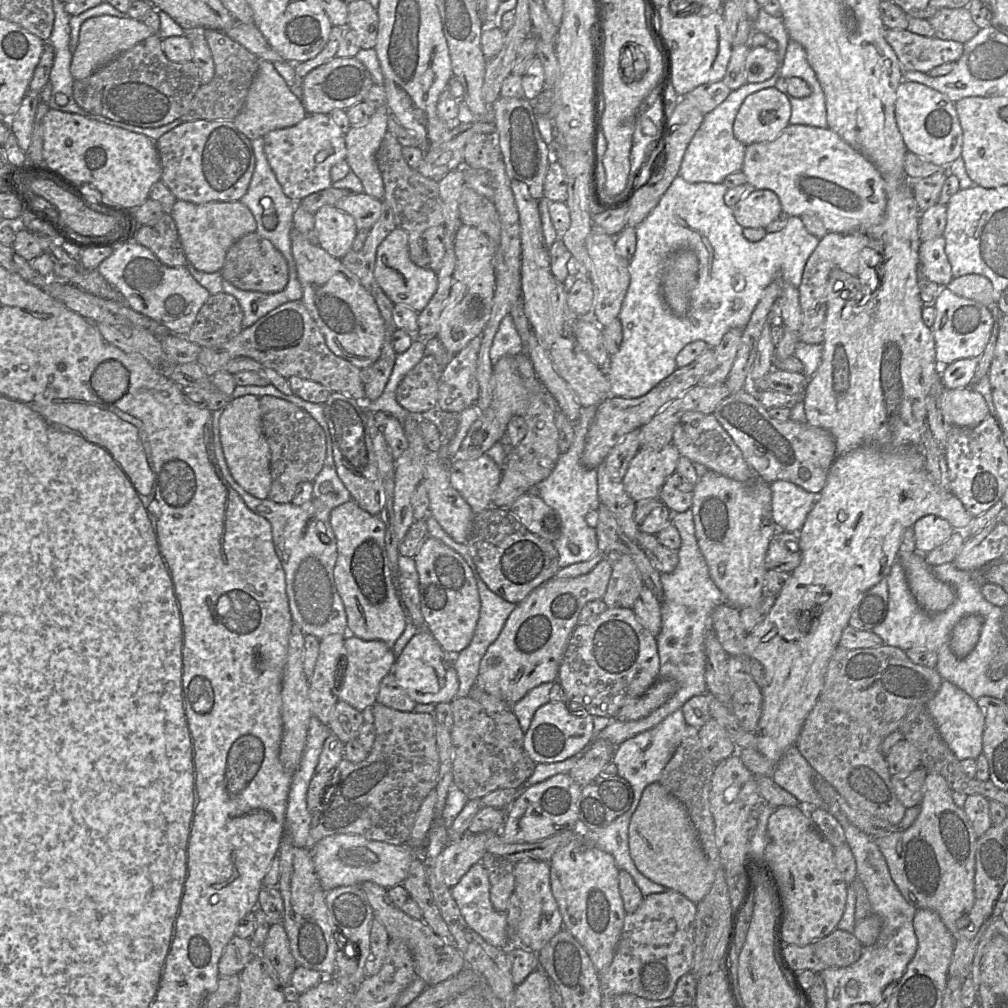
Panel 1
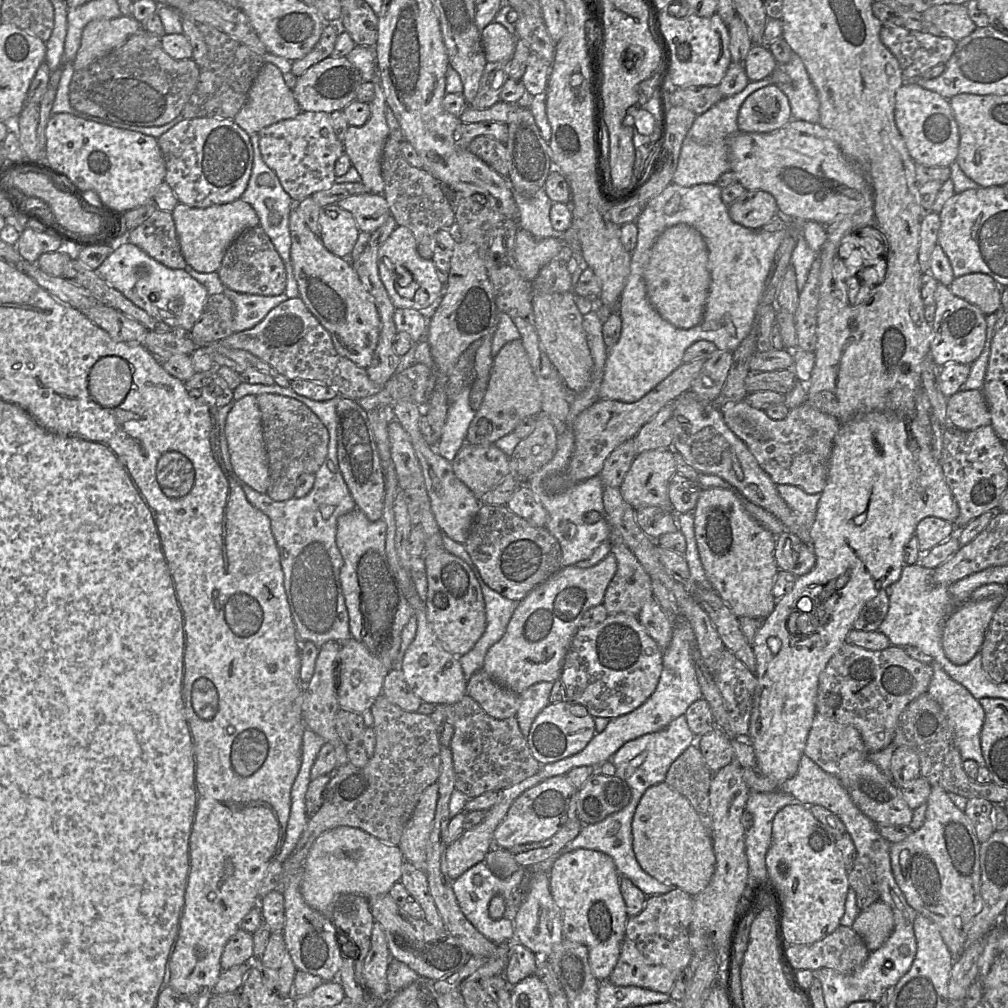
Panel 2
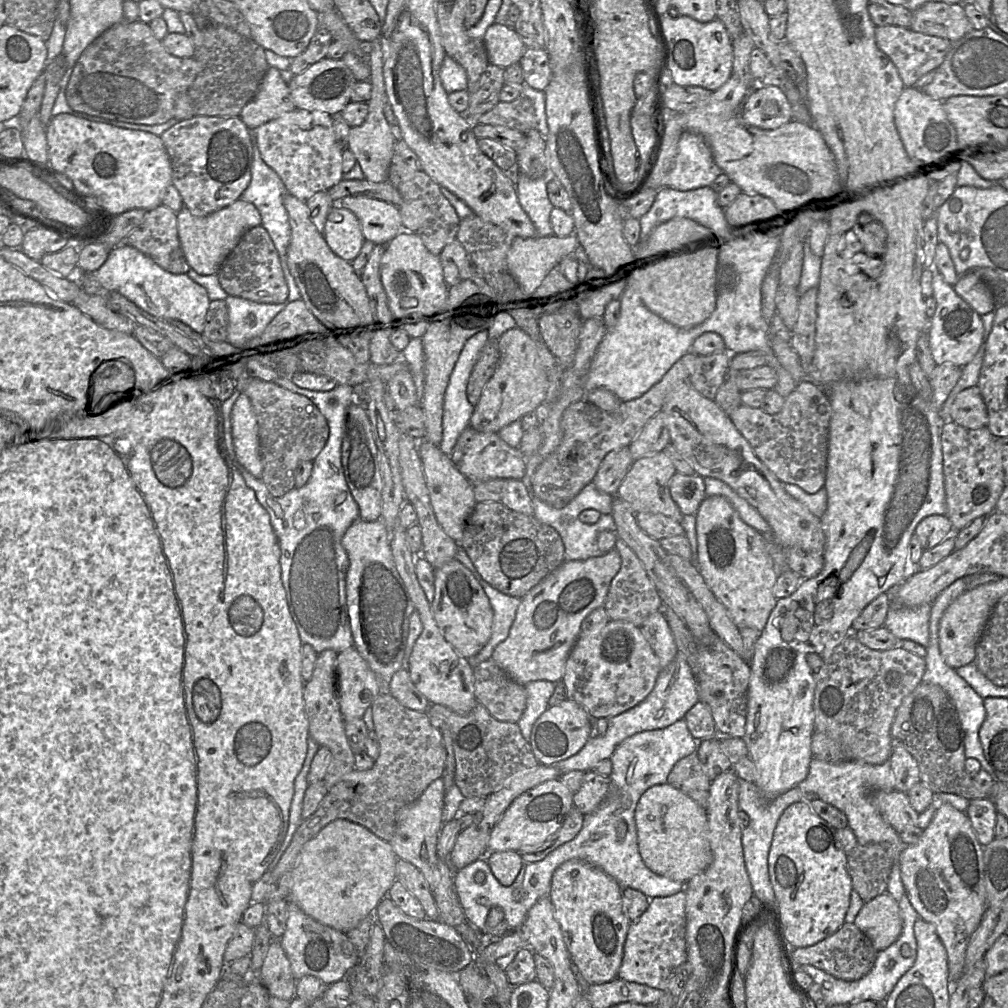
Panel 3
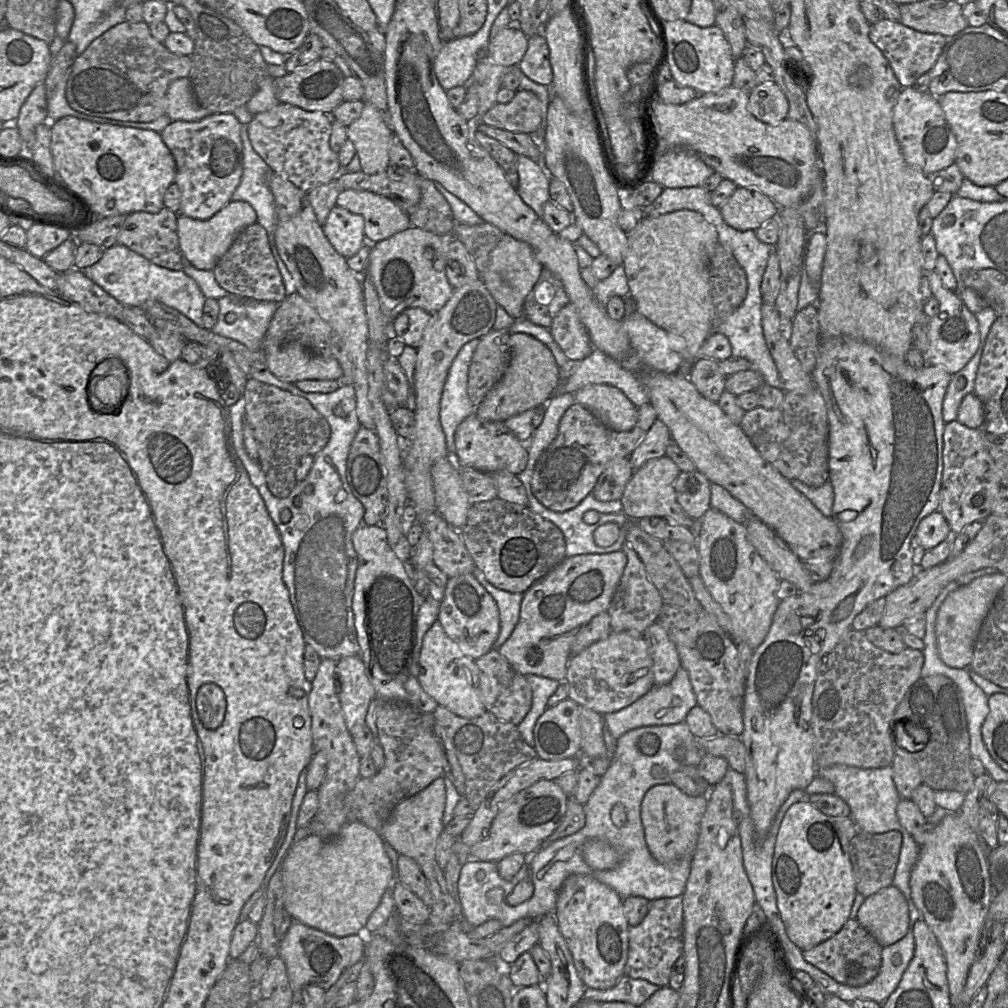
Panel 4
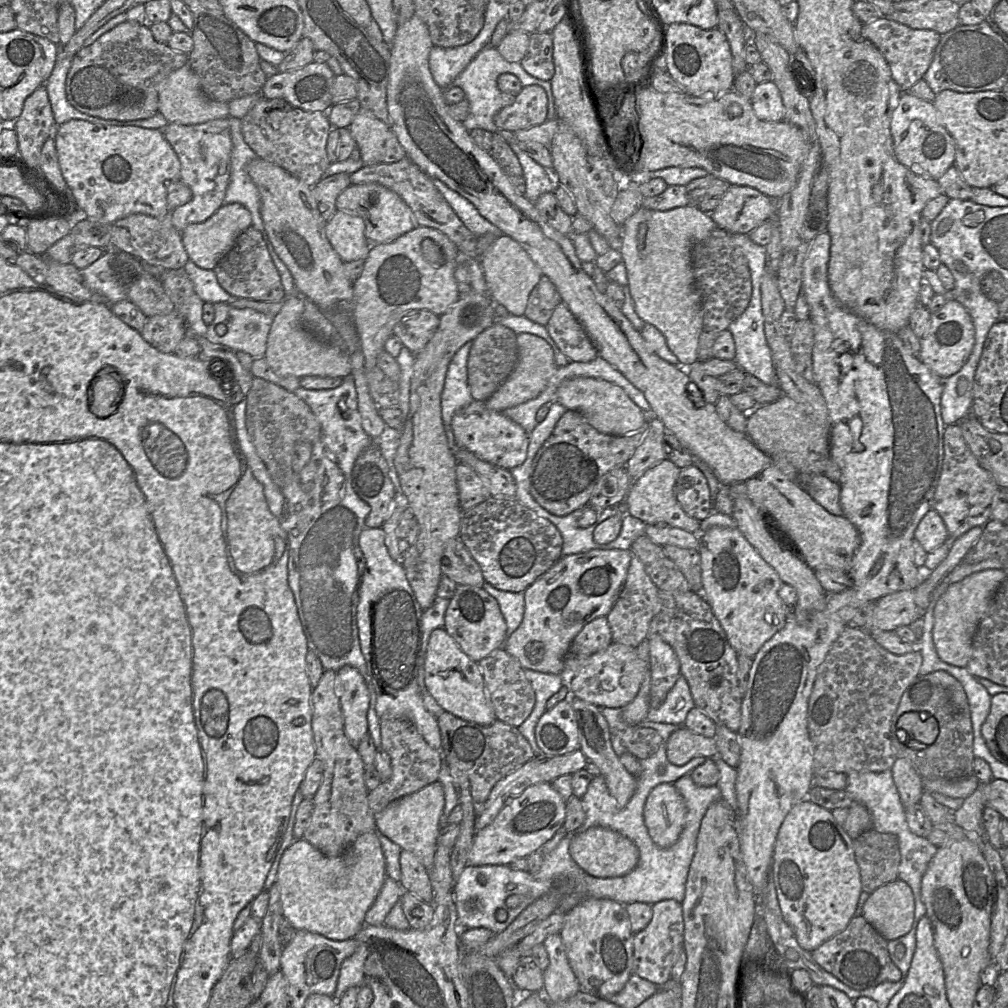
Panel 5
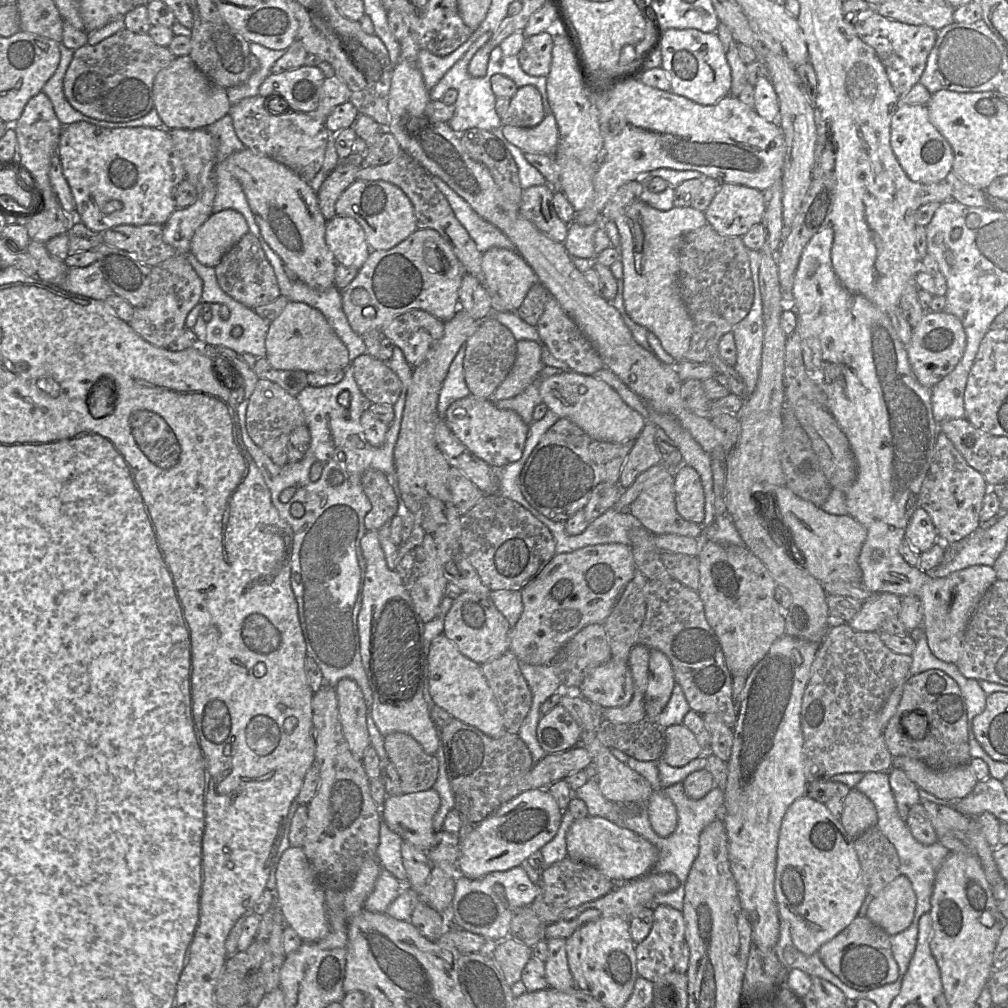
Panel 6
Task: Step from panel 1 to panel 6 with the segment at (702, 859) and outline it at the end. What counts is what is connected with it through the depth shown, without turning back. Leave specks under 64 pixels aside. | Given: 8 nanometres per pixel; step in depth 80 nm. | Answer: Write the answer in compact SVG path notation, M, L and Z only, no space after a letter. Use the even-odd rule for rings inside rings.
M662 788L653 790L647 801L647 810L651 827L659 837L667 838L675 831L676 808Z

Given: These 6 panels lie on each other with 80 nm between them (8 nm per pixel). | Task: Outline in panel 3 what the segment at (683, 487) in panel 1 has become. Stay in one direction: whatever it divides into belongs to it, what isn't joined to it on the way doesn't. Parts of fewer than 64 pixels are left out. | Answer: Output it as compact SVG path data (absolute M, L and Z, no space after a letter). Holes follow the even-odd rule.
M677 472L669 483L670 494L683 515L695 515L706 498L704 478Z

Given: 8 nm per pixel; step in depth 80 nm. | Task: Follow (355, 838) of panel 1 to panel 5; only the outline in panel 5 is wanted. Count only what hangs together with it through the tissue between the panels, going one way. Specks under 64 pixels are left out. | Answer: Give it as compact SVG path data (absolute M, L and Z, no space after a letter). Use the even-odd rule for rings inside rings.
M377 831L368 832L360 835L350 846L348 851L344 855L339 857L328 857L324 855L304 838L294 840L294 842L284 852L281 858L276 879L276 884L278 885L280 891L282 914L284 918L286 918L296 930L305 930L308 932L317 933L334 941L353 939L358 934L358 932L366 925L365 915L375 902L386 877L386 862Z

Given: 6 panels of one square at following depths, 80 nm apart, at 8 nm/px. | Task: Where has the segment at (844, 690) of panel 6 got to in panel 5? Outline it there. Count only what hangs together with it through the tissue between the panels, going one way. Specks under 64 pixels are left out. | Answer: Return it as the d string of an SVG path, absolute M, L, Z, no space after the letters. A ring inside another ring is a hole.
M847 626L833 643L818 668L808 700L807 720L813 752L813 775L849 772L883 772L891 770L897 756L890 742L890 725L901 697L919 676L922 654L915 649L895 655L879 645L861 628Z

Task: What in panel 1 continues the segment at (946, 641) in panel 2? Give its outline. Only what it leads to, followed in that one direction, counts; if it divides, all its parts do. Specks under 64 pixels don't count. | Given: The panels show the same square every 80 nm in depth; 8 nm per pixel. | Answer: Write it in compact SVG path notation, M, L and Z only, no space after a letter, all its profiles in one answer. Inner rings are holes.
M969 615L955 625L951 633L950 648L957 658L965 658L975 648L980 637L982 623L981 617Z

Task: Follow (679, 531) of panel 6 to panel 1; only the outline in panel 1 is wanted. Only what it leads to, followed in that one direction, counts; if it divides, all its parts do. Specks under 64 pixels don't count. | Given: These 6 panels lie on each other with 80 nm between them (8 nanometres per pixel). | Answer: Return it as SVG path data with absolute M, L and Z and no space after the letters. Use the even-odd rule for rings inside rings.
M672 443L661 449L641 447L631 460L621 481L628 495L636 503L659 499L663 484L676 472L680 456Z

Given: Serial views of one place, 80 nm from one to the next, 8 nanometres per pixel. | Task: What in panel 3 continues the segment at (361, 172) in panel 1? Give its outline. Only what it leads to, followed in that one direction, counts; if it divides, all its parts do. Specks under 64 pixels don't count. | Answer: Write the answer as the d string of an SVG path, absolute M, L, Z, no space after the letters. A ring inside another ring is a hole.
M379 38L369 42L369 69L371 95L367 102L368 115L362 125L350 128L346 147L353 152L365 176L364 179L379 183L387 180L396 141L383 112L383 102L387 95L383 78L383 53Z

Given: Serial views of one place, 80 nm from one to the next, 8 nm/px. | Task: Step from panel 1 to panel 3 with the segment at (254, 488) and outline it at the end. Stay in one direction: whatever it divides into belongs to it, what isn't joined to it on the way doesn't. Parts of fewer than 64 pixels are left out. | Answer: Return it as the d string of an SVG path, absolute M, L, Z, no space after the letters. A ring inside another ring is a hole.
M240 394L232 409L231 427L237 463L256 478L262 478L263 464L259 426L250 399Z

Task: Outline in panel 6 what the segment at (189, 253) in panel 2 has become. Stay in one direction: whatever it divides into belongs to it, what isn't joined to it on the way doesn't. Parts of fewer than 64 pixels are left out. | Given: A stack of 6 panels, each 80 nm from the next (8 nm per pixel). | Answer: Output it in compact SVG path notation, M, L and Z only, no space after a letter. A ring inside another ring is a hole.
M225 209L213 213L195 231L190 252L201 264L215 267L224 254L248 232L248 224L240 212Z

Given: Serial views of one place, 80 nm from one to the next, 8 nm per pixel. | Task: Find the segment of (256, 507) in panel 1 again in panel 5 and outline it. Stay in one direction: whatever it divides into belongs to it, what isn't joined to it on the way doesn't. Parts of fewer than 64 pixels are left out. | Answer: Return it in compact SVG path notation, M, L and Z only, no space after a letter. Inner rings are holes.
M352 374L344 378L343 383L334 389L310 390L300 387L294 394L304 400L311 408L321 424L320 440L313 445L312 456L308 464L299 472L294 473L291 482L280 488L271 479L266 465L258 456L246 427L246 398L233 407L237 437L248 465L254 477L261 483L271 513L279 520L281 527L288 535L288 583L293 592L298 616L309 650L320 659L324 670L337 672L343 666L356 668L364 677L370 691L370 706L376 705L376 695L371 684L364 656L360 649L357 627L357 606L359 587L365 571L365 558L359 547L359 536L366 528L365 519L371 507L363 501L352 486L352 470L358 456L371 445L380 445L371 438L362 427L358 409L358 395ZM342 411L351 411L350 420L342 417Z

